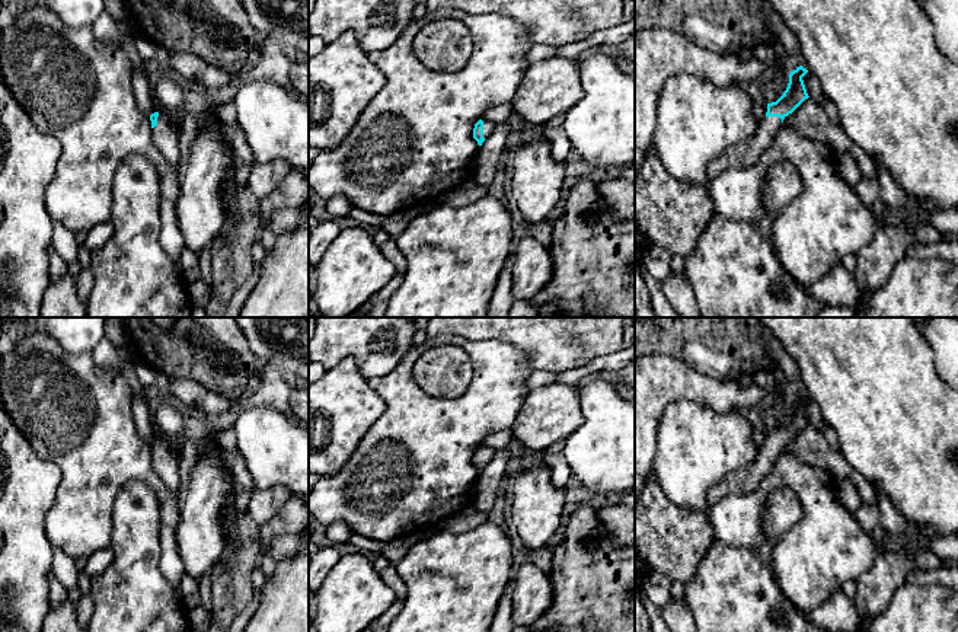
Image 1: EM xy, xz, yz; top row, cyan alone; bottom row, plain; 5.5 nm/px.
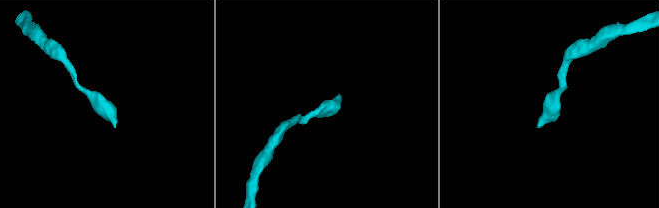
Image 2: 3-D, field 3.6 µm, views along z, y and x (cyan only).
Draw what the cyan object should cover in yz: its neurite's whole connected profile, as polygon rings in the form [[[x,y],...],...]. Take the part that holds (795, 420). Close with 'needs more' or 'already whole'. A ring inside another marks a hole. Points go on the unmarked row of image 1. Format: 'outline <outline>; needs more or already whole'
outline [[[802,392],[791,398],[786,416],[776,428],[767,430],[766,443],[760,447],[756,460],[710,486],[708,489],[709,504],[716,504],[732,494],[751,494],[760,486],[770,475],[783,446],[809,424],[802,406],[807,399],[808,396]]]; needs more

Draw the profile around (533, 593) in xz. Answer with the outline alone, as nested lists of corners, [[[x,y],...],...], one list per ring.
[[[533,564],[517,565],[512,584],[511,619],[515,626],[533,628],[553,601],[549,574]]]

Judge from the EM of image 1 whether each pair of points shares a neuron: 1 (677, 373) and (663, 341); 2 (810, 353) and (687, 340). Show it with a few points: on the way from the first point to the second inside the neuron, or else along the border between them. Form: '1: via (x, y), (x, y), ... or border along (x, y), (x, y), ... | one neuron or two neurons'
1: border along (650, 354), (682, 358), (699, 372) | two neurons
2: border along (772, 332), (794, 360), (798, 369), (798, 382) | two neurons

